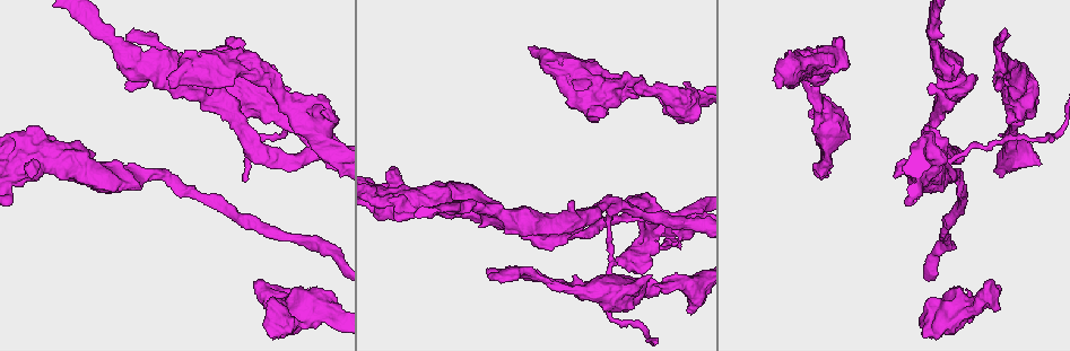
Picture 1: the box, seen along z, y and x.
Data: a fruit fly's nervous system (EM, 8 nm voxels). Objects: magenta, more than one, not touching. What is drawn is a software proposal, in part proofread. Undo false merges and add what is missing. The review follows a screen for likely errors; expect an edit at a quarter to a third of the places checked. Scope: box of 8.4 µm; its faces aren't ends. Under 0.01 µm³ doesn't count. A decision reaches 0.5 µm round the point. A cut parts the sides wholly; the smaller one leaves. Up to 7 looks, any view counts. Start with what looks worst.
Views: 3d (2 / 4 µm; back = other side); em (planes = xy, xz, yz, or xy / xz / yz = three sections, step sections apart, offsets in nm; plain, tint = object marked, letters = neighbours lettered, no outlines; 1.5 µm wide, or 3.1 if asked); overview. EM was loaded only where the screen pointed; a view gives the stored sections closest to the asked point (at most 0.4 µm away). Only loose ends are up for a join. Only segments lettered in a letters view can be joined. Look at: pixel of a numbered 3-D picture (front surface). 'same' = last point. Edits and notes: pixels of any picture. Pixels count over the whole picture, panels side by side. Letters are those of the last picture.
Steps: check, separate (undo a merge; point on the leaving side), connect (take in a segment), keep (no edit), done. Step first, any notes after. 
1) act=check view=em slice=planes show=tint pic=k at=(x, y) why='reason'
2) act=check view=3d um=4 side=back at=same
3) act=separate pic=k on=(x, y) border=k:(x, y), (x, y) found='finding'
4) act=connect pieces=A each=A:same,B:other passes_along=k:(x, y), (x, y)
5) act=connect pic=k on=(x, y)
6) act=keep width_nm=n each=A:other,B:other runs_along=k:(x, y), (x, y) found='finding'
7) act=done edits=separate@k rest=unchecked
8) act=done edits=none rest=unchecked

act=check view=em slice=planes show=letters pic=1 at=(489, 275) why='an open end'

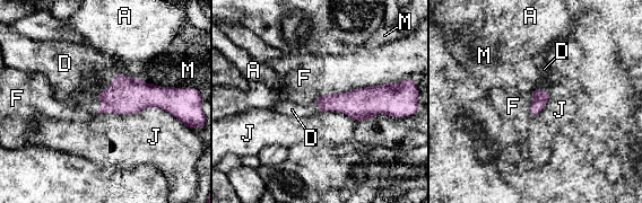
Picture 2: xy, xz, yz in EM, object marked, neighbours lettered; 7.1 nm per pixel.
act=connect pic=2 on=(71, 84) width_nm=110 each=A:other,D:same,F:other,J:other,M:other found='it goes on there'

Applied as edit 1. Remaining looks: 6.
act=check view=overview why='see it whole again'

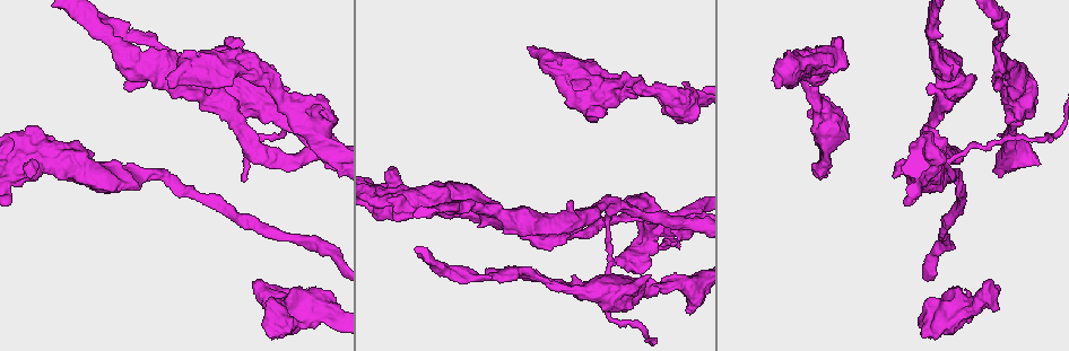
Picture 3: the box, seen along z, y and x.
act=check view=em slice=xz step=8 show=tint pic=3 at=(774, 77) why='thick end'

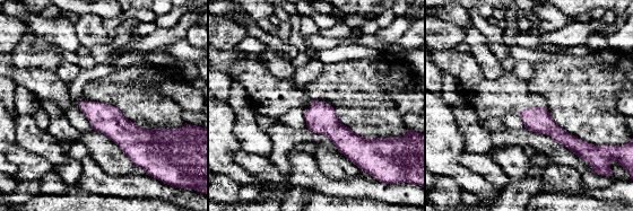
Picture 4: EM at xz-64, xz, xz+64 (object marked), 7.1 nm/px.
act=check view=em slice=planes show=letters at=same why='cut it another way'

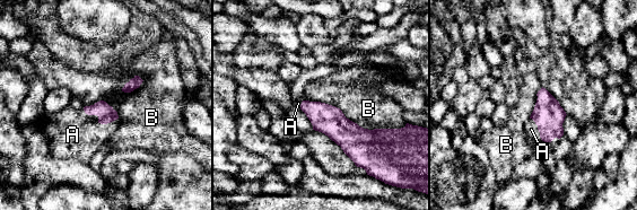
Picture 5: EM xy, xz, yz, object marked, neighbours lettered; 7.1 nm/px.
act=connect pic=5 on=(72, 134) longest_contact=B:700nm each=A:same,B:other passes_along=5:(106, 114), (98, 120), (72, 134) found='it goes on there'

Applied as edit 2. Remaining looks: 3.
act=check view=3d um=2 pic=3 at=(1037, 166)

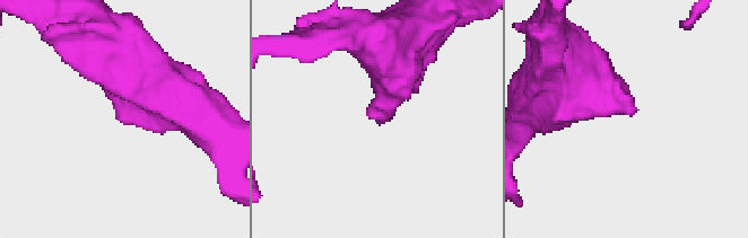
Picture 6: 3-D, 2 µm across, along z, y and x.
act=check view=em slice=xy step=4 show=tint pic=6 at=(630, 113)

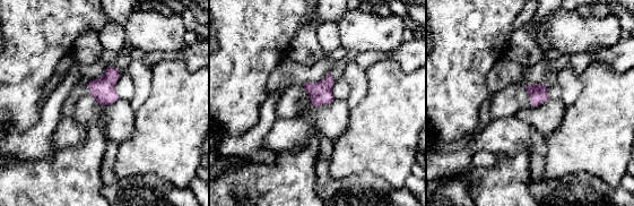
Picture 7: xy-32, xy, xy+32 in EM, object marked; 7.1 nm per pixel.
act=check view=em slice=planes show=letters at=same why='cut it another way'

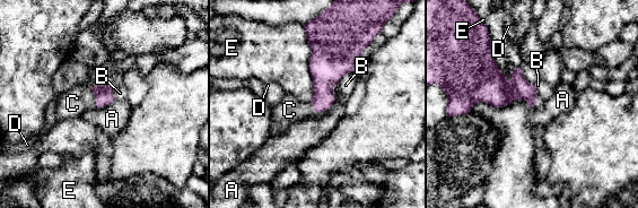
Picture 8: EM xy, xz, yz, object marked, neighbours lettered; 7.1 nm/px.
act=connect pic=8 on=(72, 103) each=A:other,B:other,C:same,D:other,E:other passes_along=8:(104, 94), (96, 98), (72, 103) found='it goes on there'

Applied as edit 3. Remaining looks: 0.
act=done edits=connect@2,connect@5,connect@8 rest=unchecked

